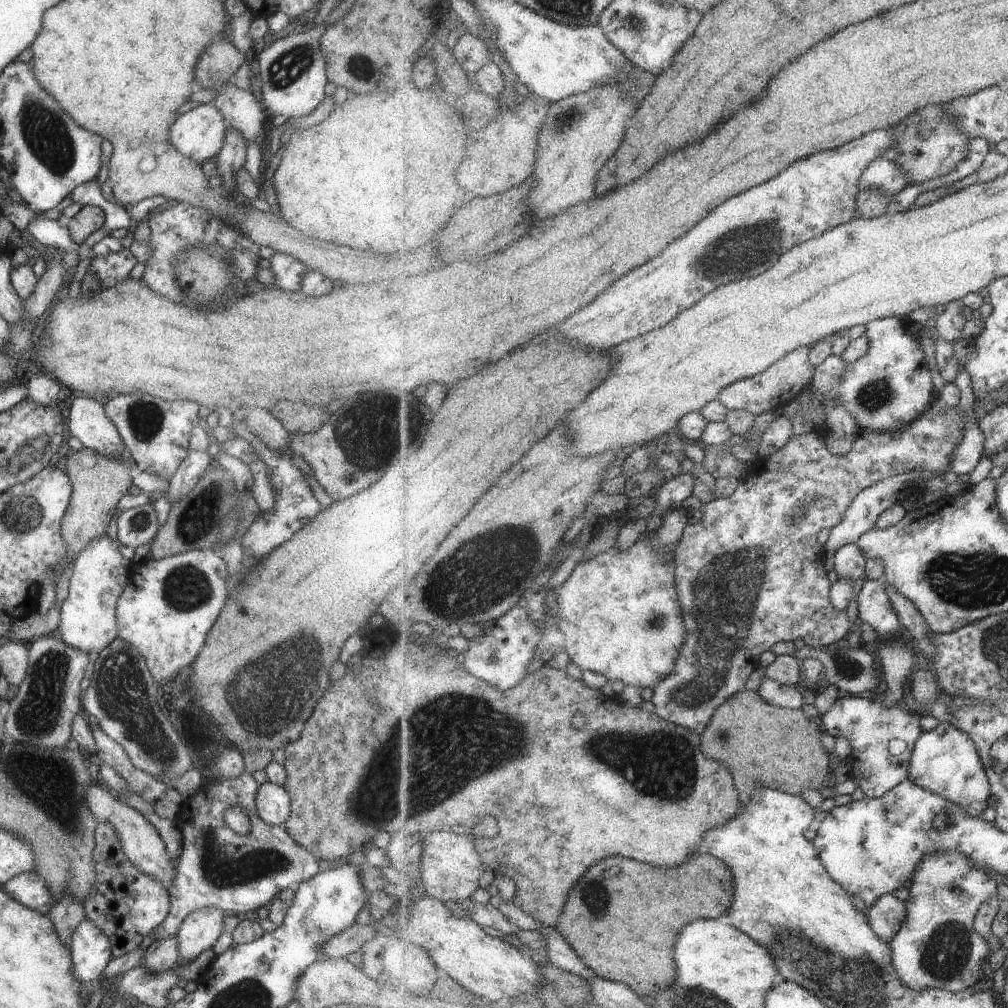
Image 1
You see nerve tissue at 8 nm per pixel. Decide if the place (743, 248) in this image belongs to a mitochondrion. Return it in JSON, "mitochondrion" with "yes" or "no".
{"mitochondrion":"yes"}

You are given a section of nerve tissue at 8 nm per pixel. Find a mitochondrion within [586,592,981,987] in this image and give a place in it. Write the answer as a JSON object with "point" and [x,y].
{"point":[944,956]}

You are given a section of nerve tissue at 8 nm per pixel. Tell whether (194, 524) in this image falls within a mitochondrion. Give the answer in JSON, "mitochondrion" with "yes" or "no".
{"mitochondrion":"yes"}

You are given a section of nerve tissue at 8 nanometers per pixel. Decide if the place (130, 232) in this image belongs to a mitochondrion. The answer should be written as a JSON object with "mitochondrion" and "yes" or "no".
{"mitochondrion":"no"}

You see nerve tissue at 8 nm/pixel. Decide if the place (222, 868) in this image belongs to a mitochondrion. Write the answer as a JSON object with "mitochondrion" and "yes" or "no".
{"mitochondrion":"yes"}

